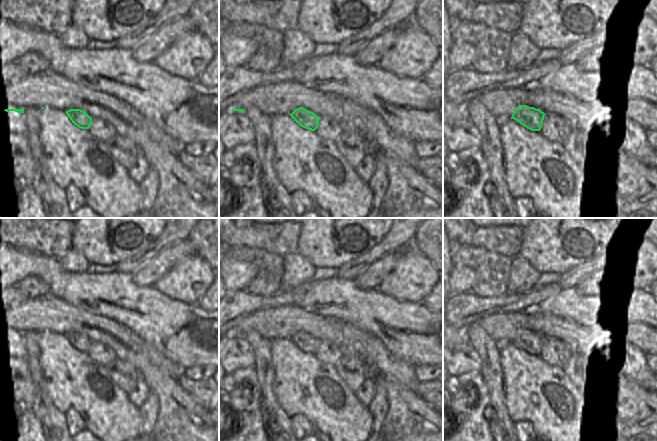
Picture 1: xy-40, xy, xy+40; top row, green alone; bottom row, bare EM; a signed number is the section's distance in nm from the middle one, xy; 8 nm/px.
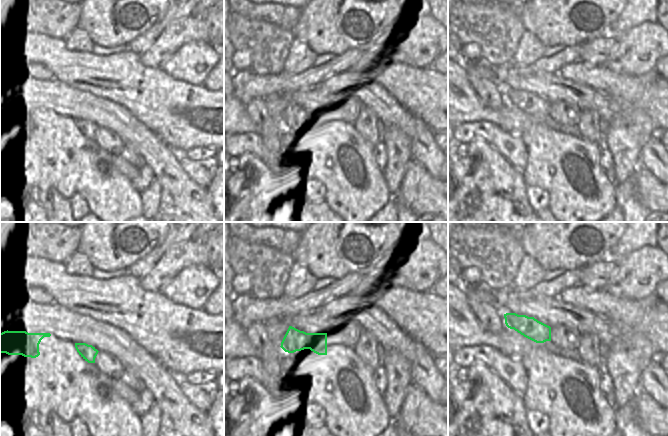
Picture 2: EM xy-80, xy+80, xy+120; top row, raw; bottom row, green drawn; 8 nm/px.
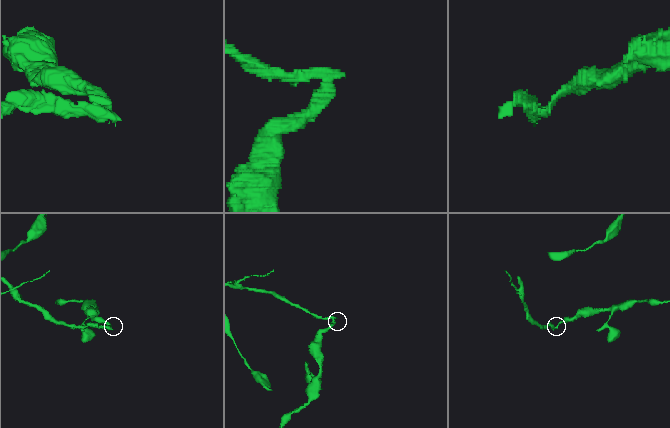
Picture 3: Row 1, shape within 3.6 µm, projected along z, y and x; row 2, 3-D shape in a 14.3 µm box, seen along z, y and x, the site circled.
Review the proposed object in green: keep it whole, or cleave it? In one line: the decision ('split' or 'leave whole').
split

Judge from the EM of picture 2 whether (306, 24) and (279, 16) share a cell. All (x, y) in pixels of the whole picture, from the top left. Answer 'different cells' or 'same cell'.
different cells

